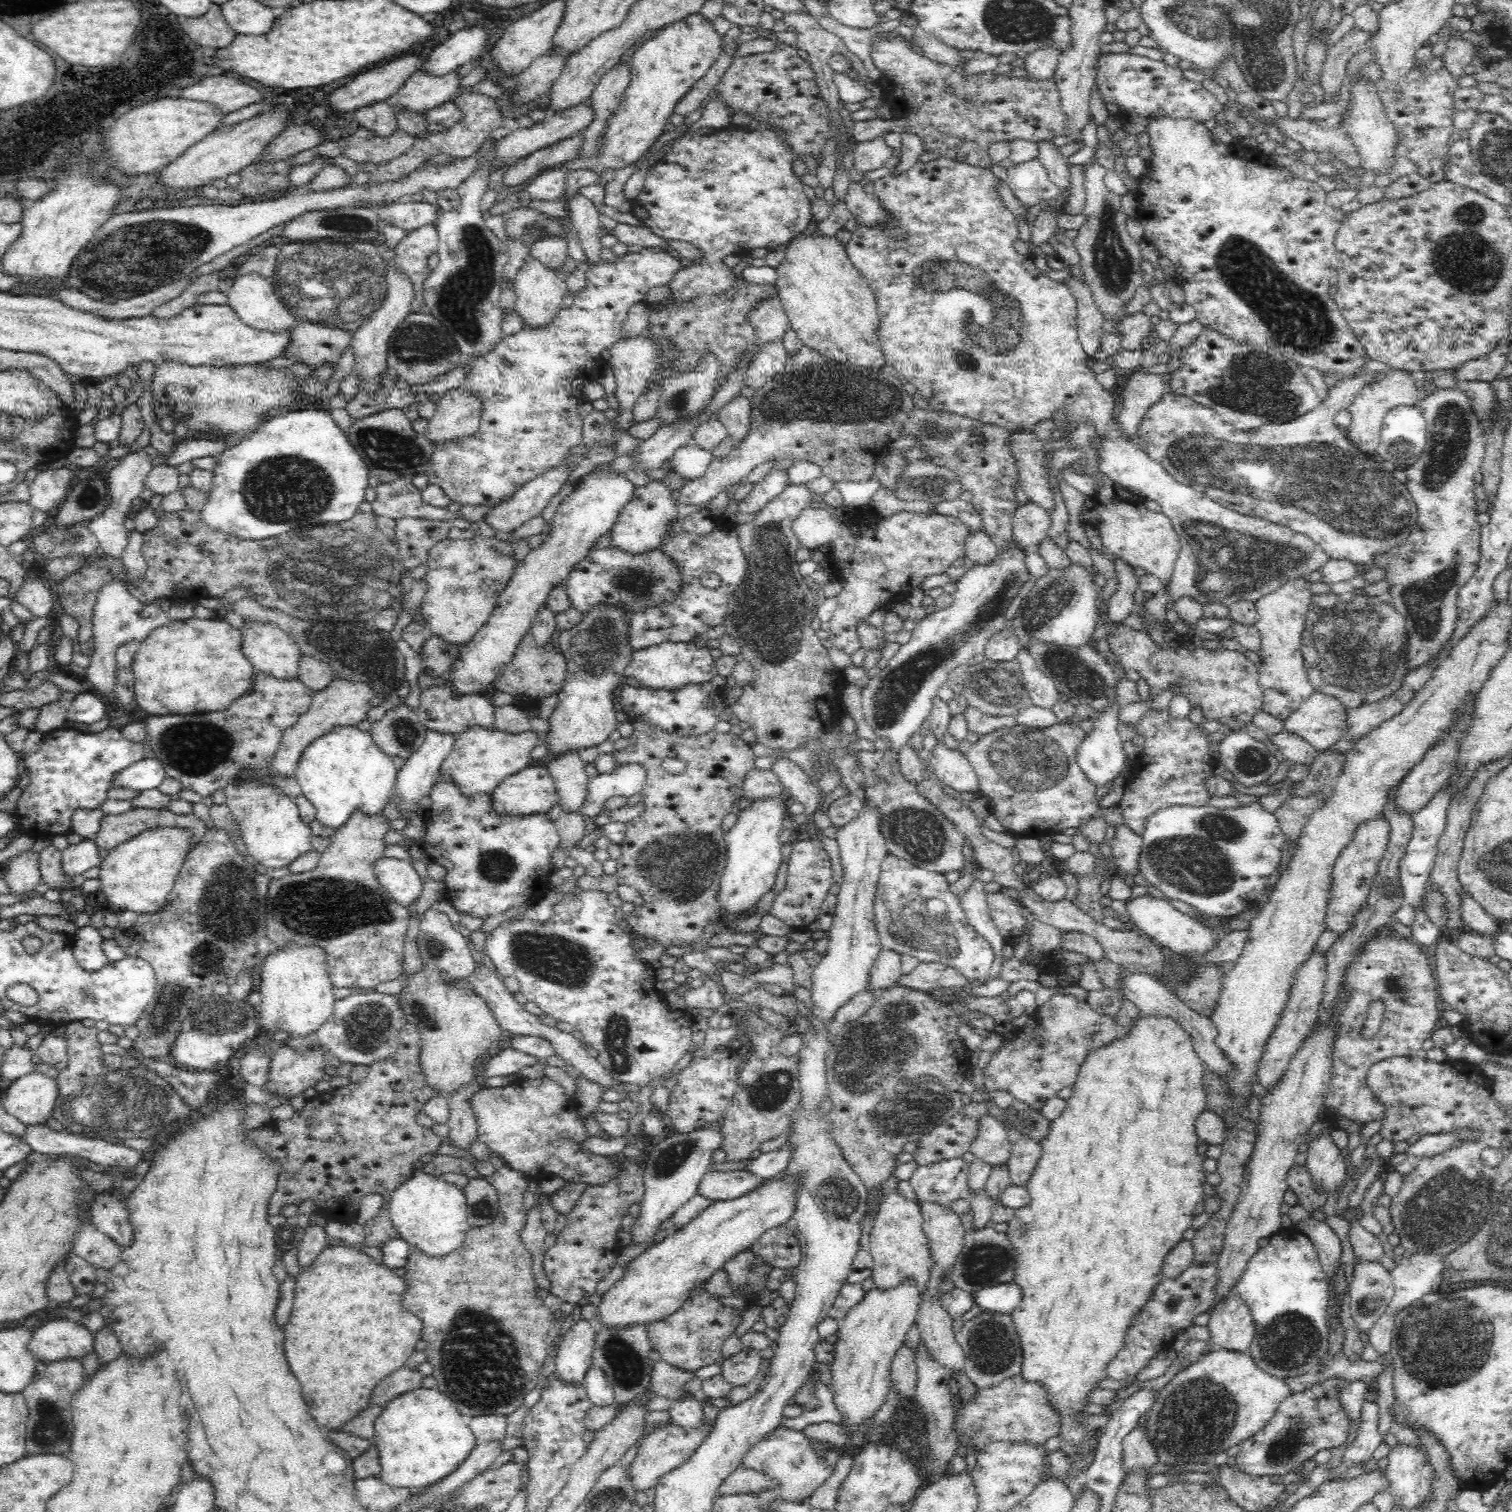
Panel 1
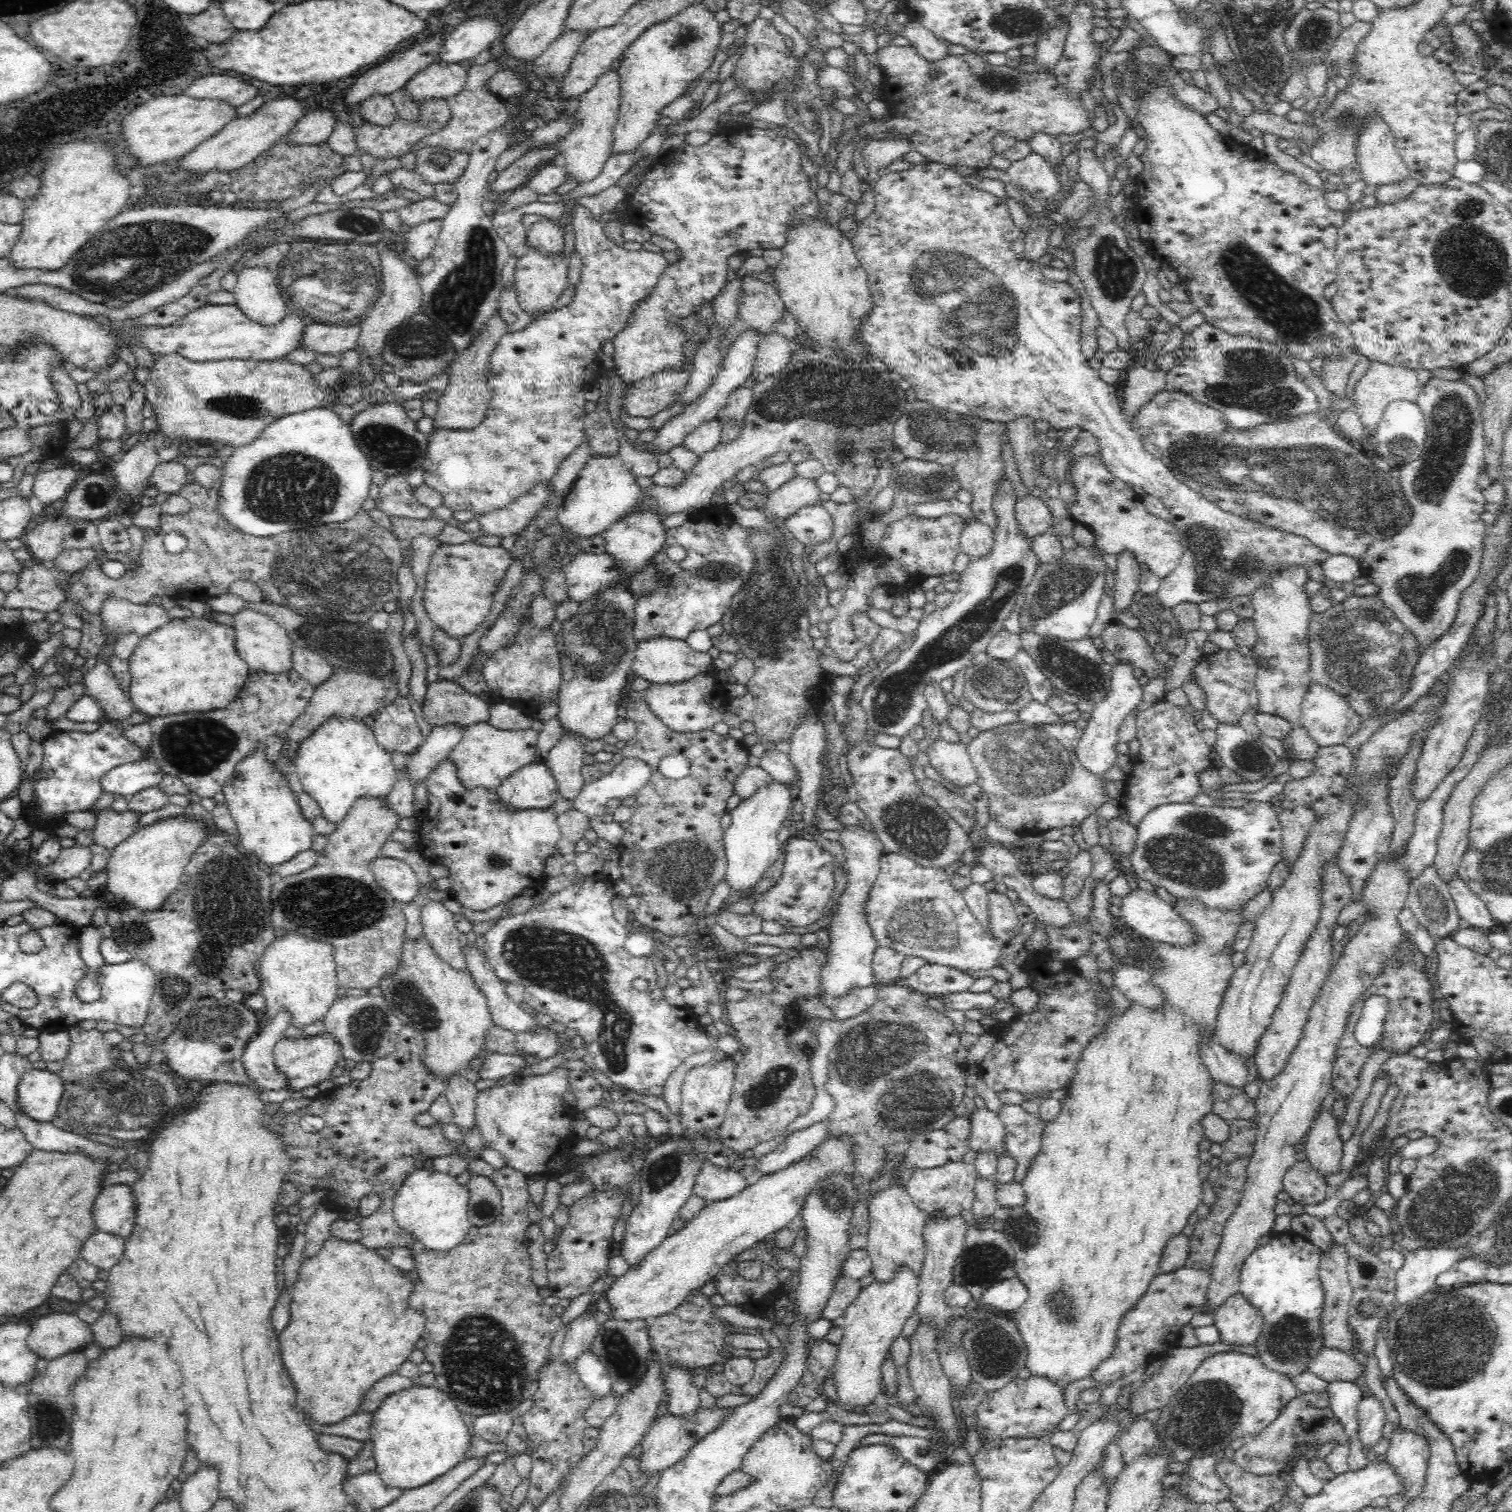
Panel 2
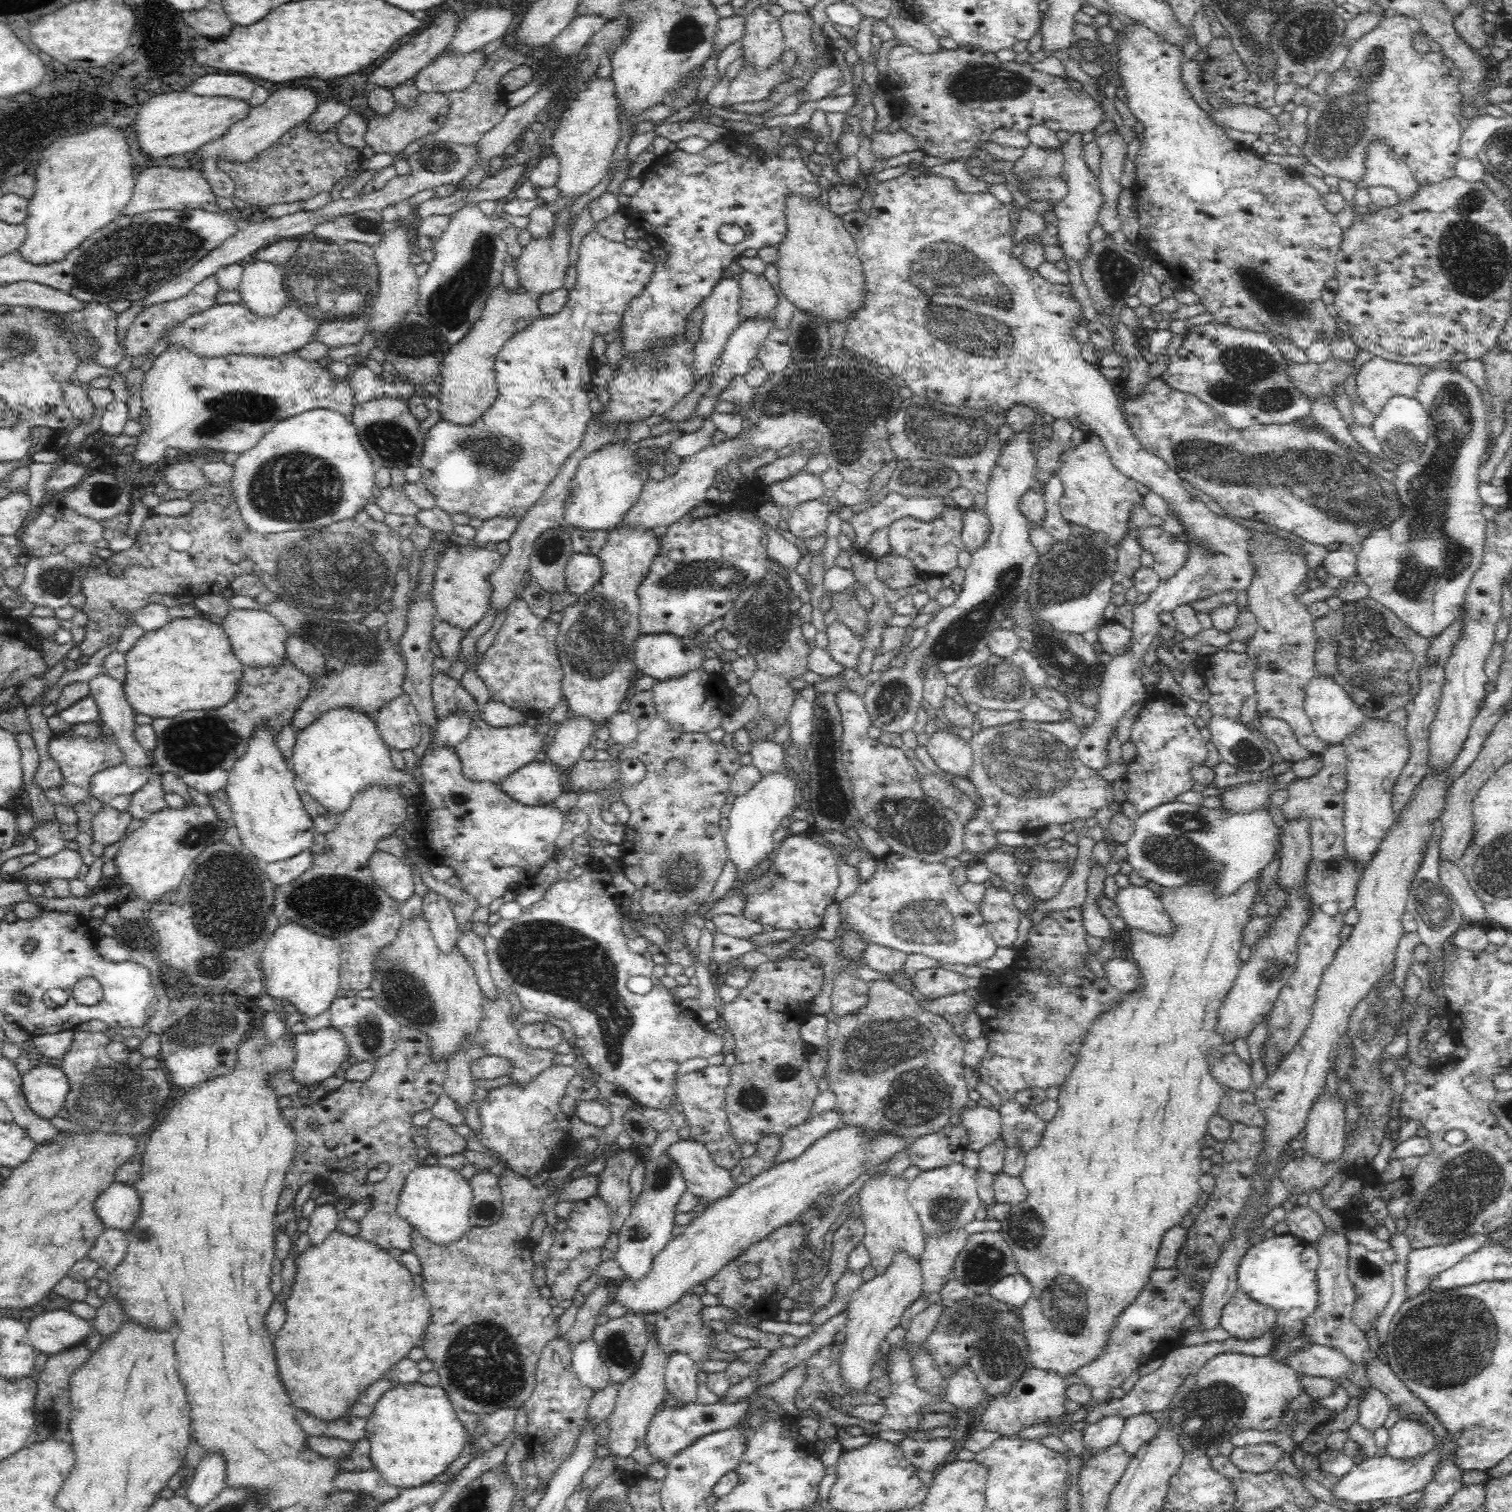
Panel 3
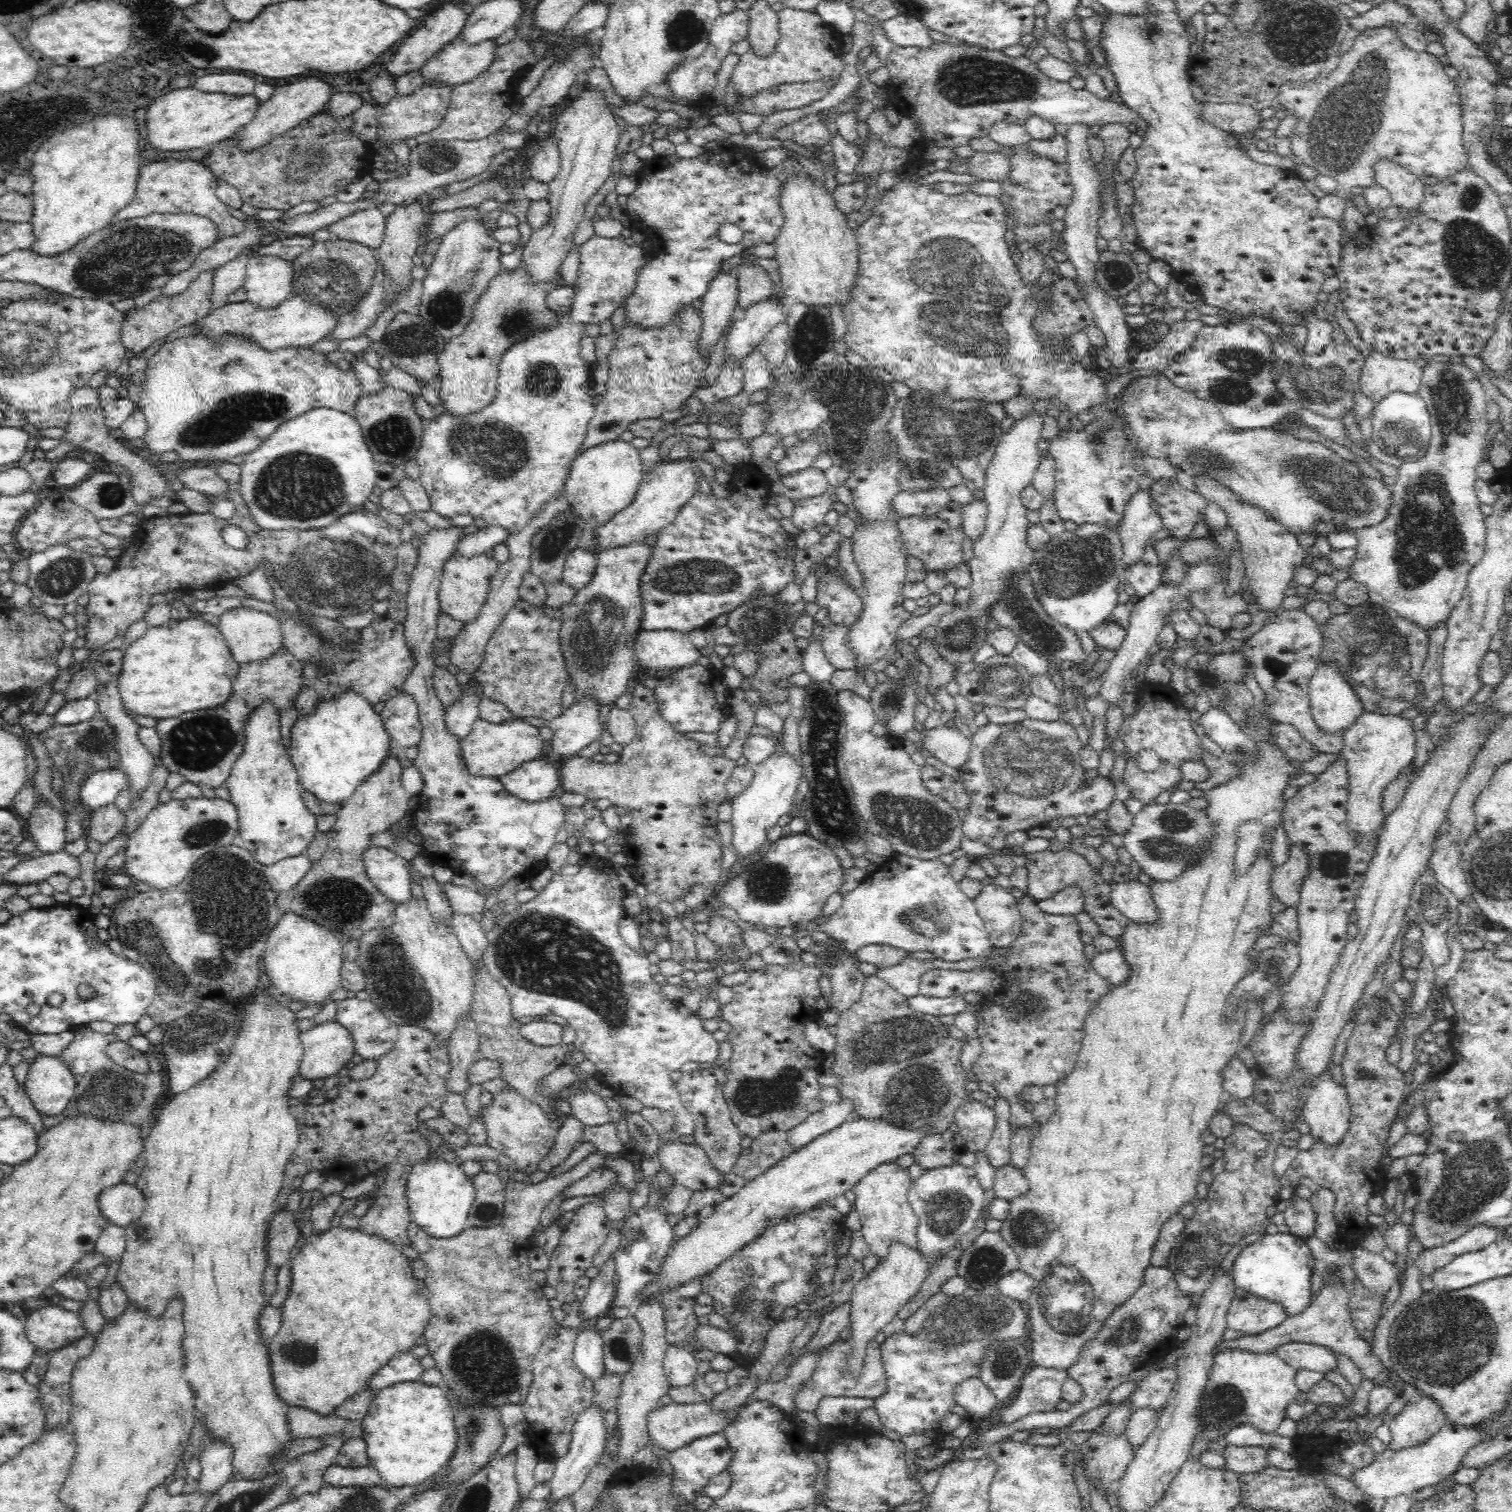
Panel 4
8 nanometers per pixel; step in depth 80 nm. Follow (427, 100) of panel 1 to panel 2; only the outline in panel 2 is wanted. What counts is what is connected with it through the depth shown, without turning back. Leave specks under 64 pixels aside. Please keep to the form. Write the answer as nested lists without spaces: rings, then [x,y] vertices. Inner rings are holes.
[[[472,59],[456,64],[436,60],[415,74],[405,84],[405,90],[418,104],[427,99],[446,99],[462,92],[472,65]]]

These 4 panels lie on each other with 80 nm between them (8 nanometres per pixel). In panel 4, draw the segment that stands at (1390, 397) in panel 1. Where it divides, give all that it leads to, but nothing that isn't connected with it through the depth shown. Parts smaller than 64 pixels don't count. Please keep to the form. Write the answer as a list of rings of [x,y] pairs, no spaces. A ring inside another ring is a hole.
[[[1371,347],[1359,376],[1359,387],[1370,400],[1378,403],[1390,392],[1416,393],[1422,375],[1423,368],[1414,360],[1390,358]]]

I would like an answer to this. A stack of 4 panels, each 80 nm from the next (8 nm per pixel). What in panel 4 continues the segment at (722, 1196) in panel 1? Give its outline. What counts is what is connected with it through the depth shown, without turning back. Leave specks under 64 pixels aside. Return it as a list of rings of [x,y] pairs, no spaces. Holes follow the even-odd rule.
[[[662,1139],[657,1148],[661,1168],[673,1176],[682,1186],[690,1191],[716,1188],[723,1181],[719,1170],[710,1163],[705,1150],[700,1146],[688,1146],[682,1141],[664,1142]]]

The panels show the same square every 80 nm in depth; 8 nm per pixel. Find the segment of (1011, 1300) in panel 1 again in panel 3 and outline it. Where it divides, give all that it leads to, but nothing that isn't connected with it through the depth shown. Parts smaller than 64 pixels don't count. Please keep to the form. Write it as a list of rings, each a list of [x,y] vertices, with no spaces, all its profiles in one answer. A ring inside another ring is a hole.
[[[1020,1272],[1002,1278],[997,1284],[992,1285],[989,1293],[1000,1302],[1011,1304],[1020,1308],[1032,1294],[1032,1284]]]

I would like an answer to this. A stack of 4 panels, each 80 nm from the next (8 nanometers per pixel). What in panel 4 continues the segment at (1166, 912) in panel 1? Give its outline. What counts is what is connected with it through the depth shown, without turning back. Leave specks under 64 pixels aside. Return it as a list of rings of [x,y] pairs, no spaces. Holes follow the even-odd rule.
[[[1137,879],[1110,884],[1110,904],[1132,922],[1148,924],[1158,920],[1150,887]]]

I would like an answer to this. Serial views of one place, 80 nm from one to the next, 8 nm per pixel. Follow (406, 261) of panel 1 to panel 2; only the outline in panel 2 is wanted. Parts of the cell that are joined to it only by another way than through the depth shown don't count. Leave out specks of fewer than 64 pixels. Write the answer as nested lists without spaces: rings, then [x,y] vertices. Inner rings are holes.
[[[433,219],[414,225],[408,234],[404,236],[406,254],[419,261],[430,256],[431,251],[436,247],[441,230],[442,220],[440,219]]]

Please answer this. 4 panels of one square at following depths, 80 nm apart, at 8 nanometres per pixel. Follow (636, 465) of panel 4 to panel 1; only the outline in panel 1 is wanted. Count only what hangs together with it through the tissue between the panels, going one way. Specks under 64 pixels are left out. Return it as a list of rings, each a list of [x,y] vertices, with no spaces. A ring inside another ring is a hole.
[[[600,468],[585,474],[575,483],[572,492],[557,506],[550,538],[542,540],[541,545],[517,566],[499,594],[497,607],[487,623],[471,638],[468,646],[459,650],[459,659],[454,662],[450,680],[452,695],[482,694],[482,690],[490,689],[490,684],[513,660],[514,650],[529,631],[537,611],[545,606],[554,584],[565,583],[570,571],[590,552],[597,538],[609,532],[619,512],[634,496],[635,488],[623,473],[620,475]]]

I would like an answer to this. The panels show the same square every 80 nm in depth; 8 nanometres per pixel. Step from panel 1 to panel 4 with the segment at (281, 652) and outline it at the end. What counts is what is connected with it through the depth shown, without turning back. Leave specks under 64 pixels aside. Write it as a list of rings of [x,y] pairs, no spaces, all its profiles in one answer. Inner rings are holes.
[[[250,607],[230,608],[220,615],[217,625],[225,638],[230,653],[238,664],[268,659],[283,648],[281,622],[268,613]]]

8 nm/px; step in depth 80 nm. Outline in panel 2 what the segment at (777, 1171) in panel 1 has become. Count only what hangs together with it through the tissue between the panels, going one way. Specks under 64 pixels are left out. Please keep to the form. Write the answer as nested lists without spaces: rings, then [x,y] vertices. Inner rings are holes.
[[[820,1120],[813,1126],[802,1130],[795,1130],[773,1151],[760,1158],[758,1164],[759,1174],[769,1174],[783,1170],[798,1162],[800,1158],[809,1154],[812,1149],[820,1145],[830,1136],[827,1120]]]

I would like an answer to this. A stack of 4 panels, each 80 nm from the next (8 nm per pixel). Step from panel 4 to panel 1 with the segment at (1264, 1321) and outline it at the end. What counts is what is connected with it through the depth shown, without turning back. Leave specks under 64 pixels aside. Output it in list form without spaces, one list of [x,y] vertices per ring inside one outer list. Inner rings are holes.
[[[1238,1292],[1230,1293],[1210,1309],[1210,1344],[1214,1349],[1247,1352],[1255,1337],[1255,1320]]]

